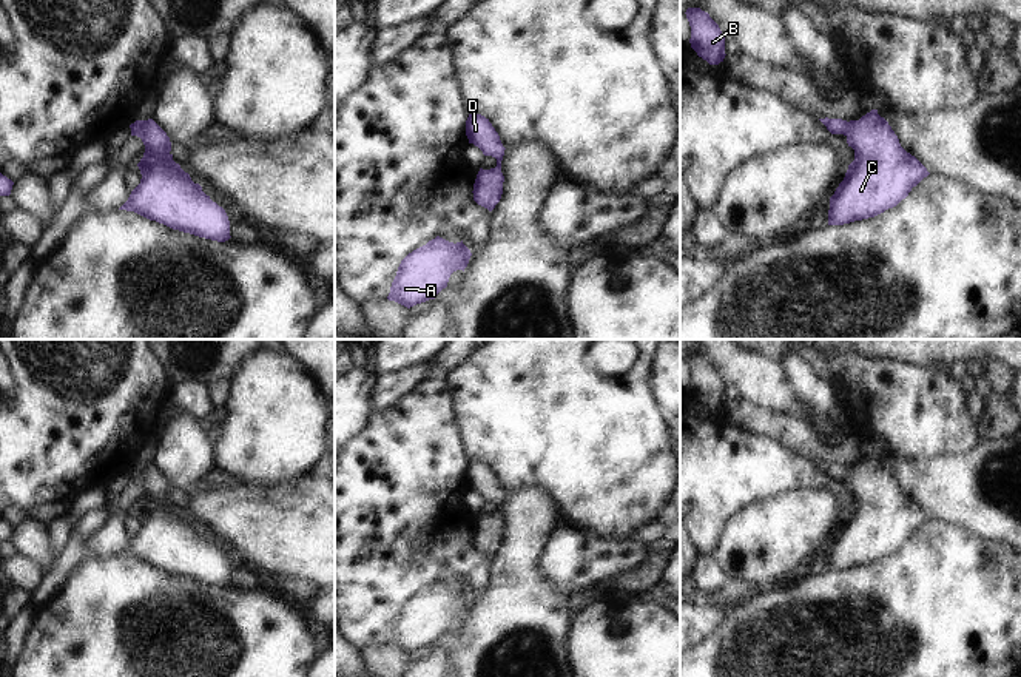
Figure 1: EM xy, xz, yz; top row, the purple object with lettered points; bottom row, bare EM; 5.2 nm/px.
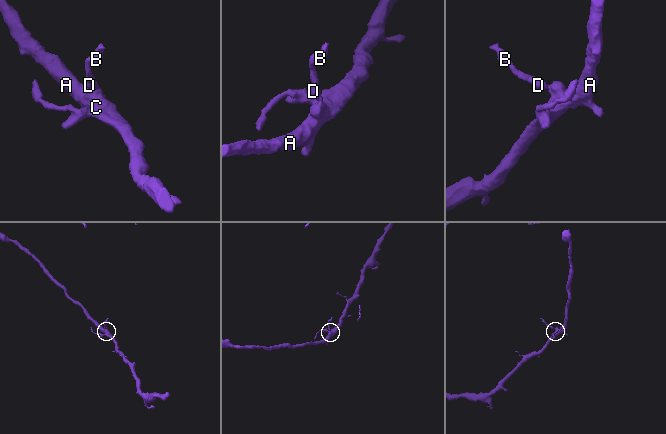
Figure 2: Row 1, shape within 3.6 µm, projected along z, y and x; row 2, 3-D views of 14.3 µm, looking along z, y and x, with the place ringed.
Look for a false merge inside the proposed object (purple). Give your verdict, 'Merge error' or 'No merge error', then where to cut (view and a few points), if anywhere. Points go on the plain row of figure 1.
No merge error. No split.

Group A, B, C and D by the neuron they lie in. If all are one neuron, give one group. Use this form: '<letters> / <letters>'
A B C D

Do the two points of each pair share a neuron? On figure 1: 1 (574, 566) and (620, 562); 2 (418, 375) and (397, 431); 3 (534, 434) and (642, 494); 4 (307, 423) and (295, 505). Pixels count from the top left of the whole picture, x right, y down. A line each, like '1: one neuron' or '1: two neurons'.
1: one neuron
2: two neurons
3: one neuron
4: two neurons

